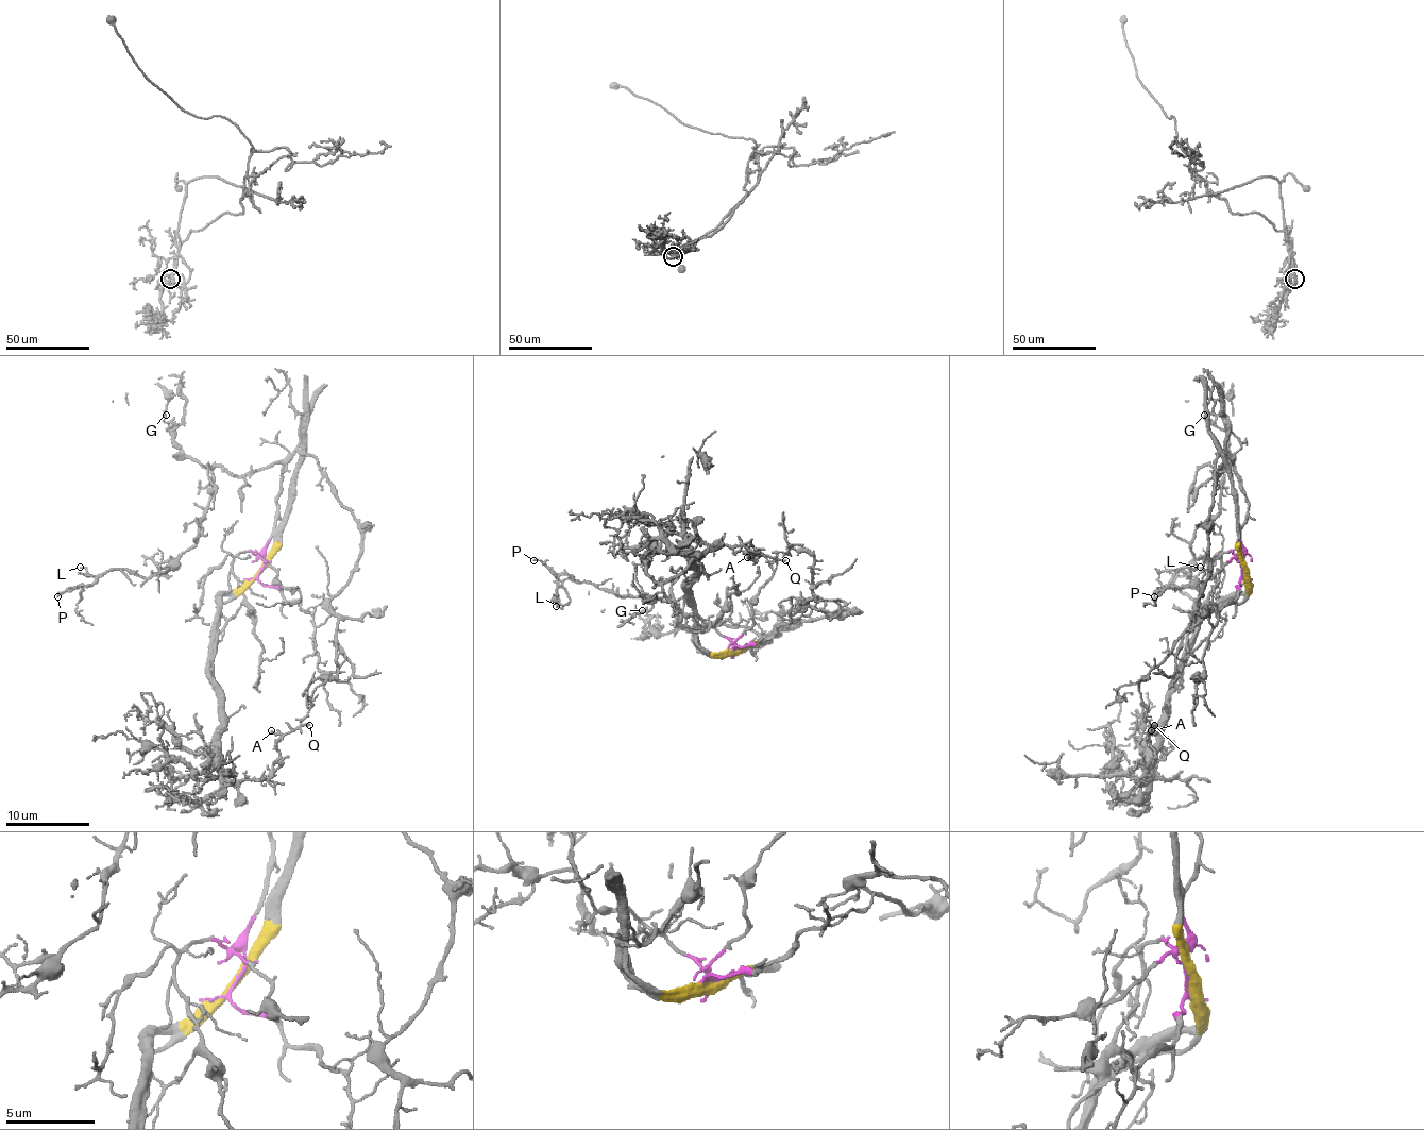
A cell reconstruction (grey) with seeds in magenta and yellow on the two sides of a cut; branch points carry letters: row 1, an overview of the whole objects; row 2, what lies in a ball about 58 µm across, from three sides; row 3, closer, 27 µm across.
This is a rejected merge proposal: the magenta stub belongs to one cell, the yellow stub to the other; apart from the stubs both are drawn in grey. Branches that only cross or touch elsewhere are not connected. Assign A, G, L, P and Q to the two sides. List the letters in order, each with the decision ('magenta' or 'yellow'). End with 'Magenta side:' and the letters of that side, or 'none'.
A: yellow
G: magenta
L: magenta
P: magenta
Q: yellow
Magenta side: G, L, P

